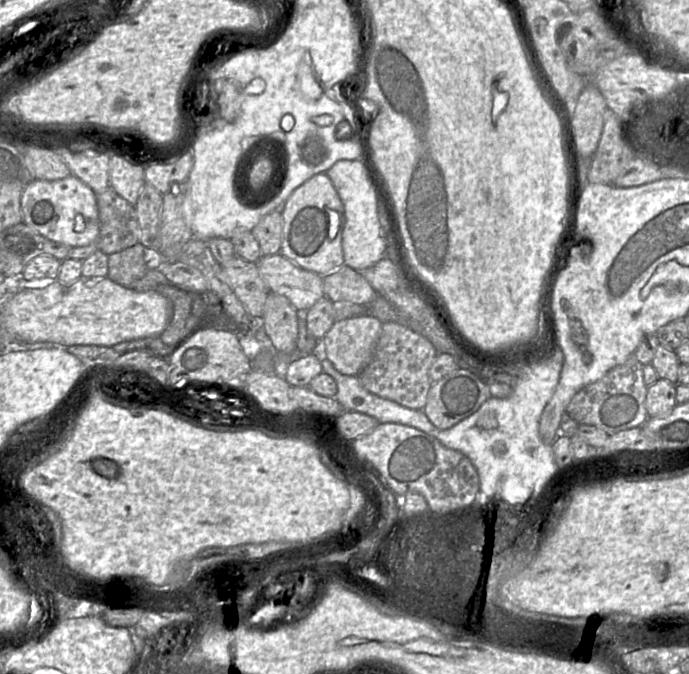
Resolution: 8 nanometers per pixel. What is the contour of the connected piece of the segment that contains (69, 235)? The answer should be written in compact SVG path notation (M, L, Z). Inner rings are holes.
M75 175L57 180L32 180L21 196L23 222L52 241L71 247L96 243L100 232L96 193Z

